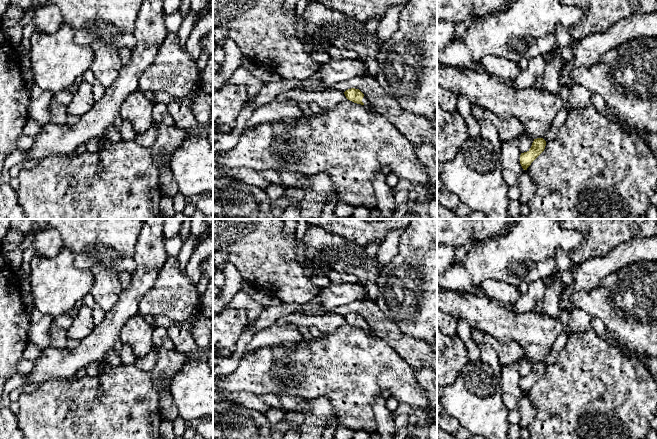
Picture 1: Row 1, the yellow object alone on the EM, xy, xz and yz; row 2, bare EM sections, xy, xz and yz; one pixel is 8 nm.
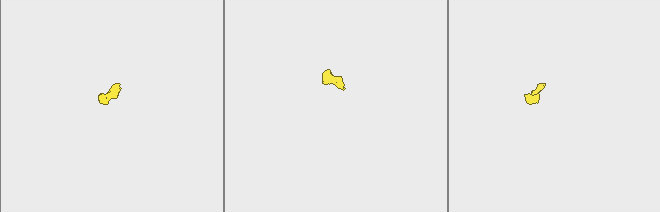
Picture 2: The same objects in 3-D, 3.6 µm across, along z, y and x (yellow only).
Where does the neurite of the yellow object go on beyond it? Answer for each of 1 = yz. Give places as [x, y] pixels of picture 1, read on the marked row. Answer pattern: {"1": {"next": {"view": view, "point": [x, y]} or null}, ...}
{"1": {"next": null}}

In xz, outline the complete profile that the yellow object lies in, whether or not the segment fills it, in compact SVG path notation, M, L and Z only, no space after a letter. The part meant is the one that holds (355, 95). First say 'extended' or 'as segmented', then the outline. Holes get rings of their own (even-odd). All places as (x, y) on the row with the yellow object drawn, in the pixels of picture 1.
extended; M351 88L346 90L344 94L348 100L354 103L365 105L369 108L373 108L373 106L369 103L368 99L359 89Z

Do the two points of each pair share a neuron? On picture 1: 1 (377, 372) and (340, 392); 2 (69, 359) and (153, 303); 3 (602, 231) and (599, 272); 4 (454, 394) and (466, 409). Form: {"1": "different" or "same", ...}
{"1": "same", "2": "different", "3": "different", "4": "same"}

